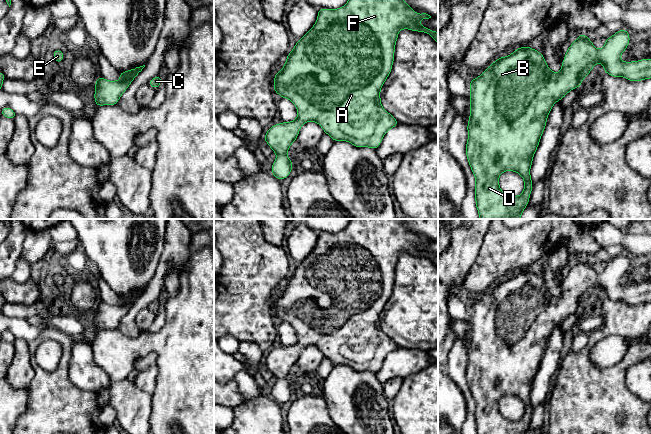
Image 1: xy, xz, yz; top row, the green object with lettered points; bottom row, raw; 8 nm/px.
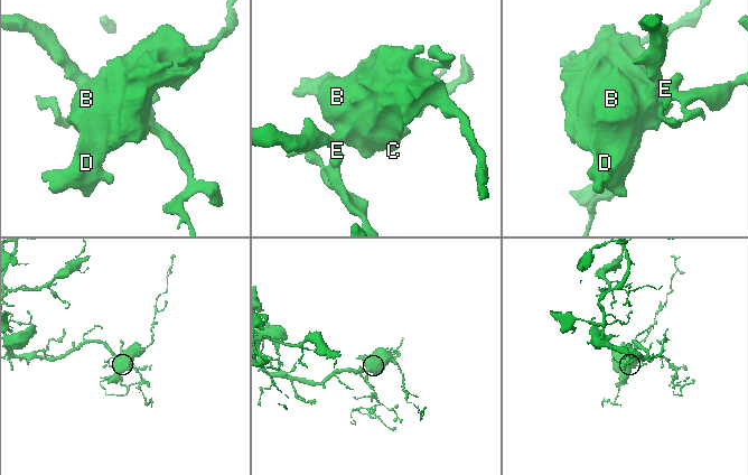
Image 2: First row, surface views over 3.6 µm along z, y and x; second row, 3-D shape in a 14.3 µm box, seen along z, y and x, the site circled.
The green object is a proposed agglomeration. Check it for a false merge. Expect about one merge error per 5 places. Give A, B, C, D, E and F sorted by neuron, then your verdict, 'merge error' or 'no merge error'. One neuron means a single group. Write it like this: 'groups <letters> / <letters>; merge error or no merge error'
groups A B C D E F; no merge error

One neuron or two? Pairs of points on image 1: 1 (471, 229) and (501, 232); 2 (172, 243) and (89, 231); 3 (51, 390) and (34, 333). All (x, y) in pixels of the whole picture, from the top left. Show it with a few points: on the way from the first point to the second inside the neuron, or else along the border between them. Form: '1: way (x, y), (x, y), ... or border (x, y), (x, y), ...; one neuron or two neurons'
1: border (487, 229), (478, 252); two neurons
2: border (166, 229), (163, 253), (158, 265); two neurons
3: border (40, 338), (28, 342); two neurons

